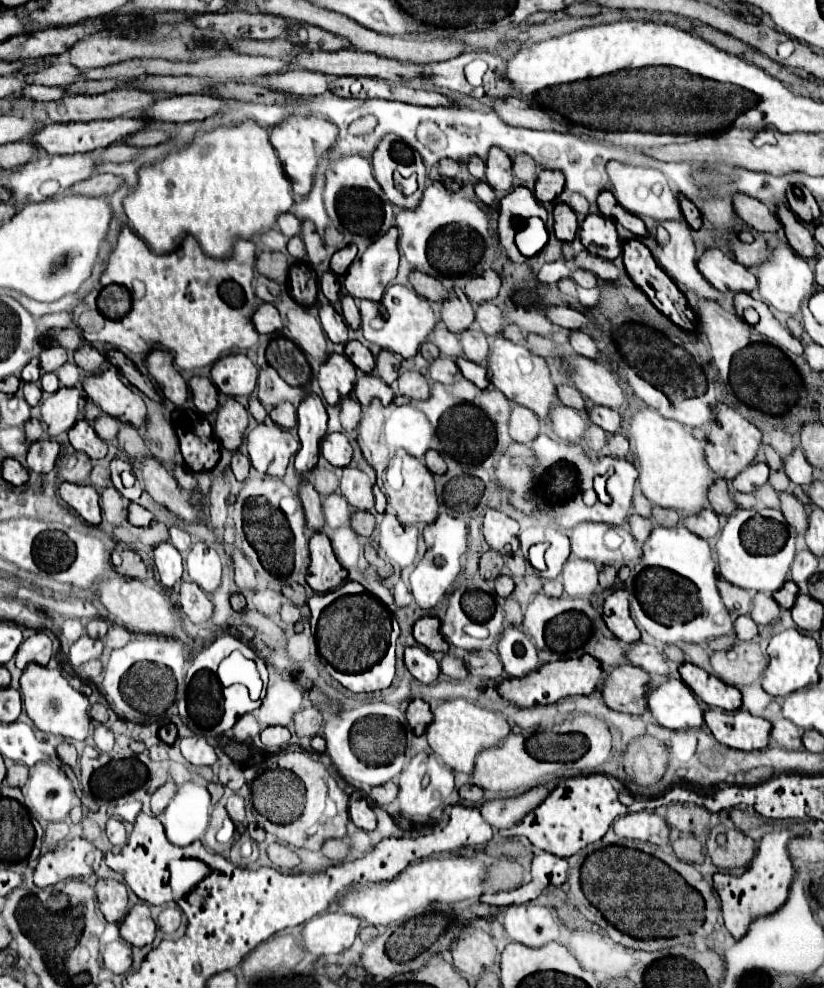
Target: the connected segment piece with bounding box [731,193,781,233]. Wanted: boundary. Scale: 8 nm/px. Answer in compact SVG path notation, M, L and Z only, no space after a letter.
M735 193L731 197L733 207L737 211L737 217L743 219L749 227L761 231L761 233L777 233L779 231L779 221L775 217L775 213L765 207L759 199L753 199L749 195L743 193Z

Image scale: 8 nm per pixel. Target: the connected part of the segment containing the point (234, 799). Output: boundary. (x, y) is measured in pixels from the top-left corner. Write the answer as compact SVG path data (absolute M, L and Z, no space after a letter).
M237 793L229 795L227 799L227 813L235 823L243 823L245 821L245 799Z

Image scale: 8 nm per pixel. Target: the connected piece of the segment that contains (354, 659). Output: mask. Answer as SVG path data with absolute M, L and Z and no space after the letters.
M345 581L335 591L327 591L323 595L313 595L307 601L307 605L311 609L309 621L317 623L319 615L321 615L321 619L317 623L317 647L319 647L321 657L327 661L327 665L325 665L327 671L343 687L347 687L349 691L355 691L355 693L387 689L393 681L391 675L395 675L395 657L385 659L385 653L387 653L389 641L391 641L391 633L393 633L391 613L379 599L375 599L373 595L363 593L363 591L365 591L363 585L359 585L355 581Z

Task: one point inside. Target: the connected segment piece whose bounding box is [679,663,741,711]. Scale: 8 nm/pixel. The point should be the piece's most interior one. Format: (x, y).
(711, 689)

